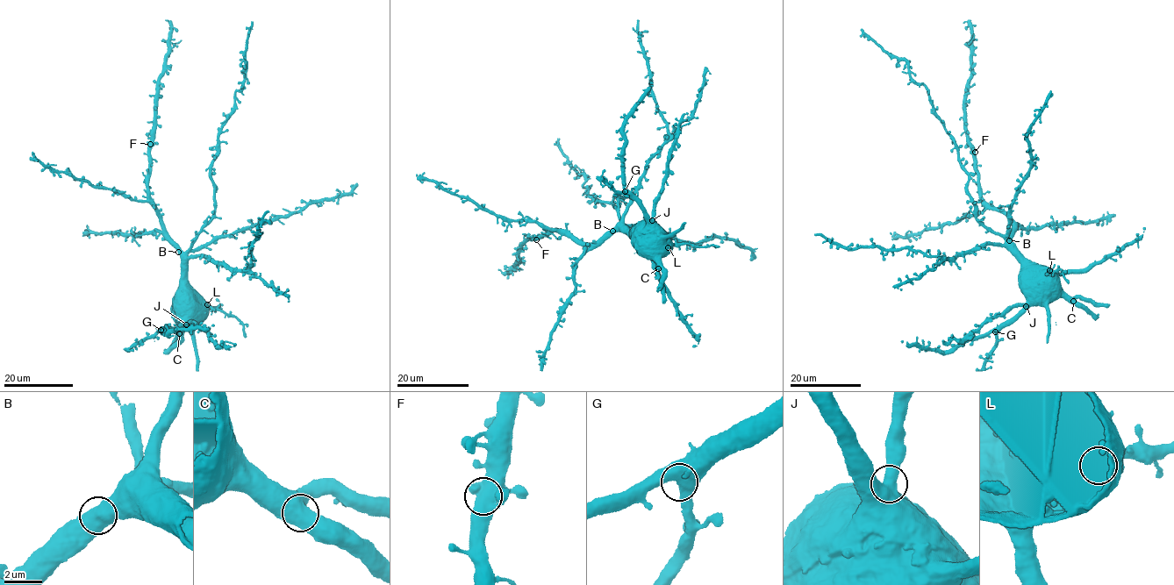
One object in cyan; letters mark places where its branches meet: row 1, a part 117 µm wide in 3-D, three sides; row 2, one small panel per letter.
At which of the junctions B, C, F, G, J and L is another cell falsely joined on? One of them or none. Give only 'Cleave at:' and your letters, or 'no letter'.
Cleave at: L

